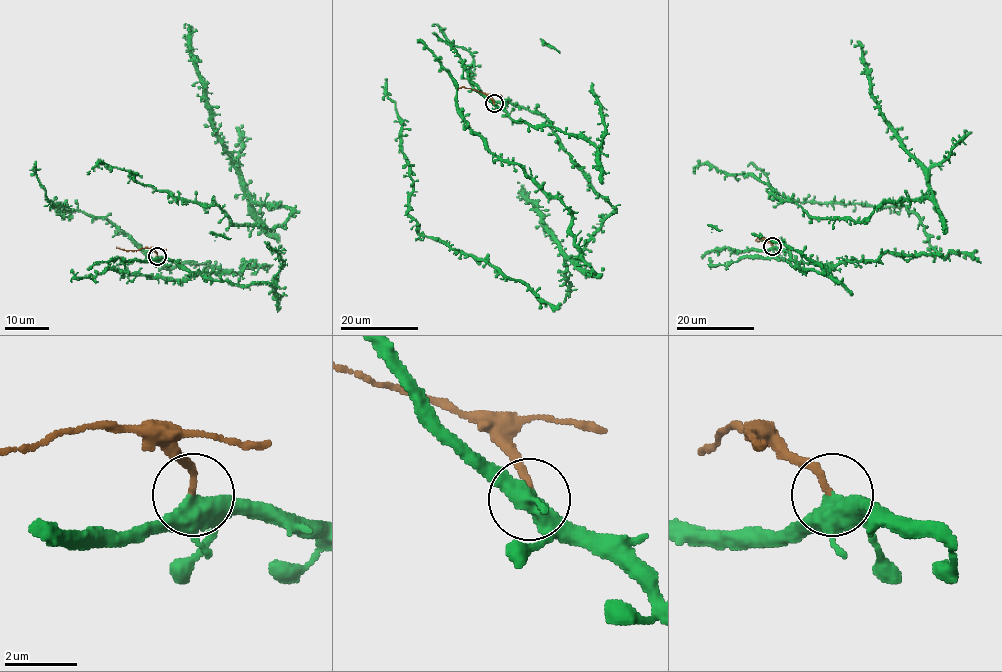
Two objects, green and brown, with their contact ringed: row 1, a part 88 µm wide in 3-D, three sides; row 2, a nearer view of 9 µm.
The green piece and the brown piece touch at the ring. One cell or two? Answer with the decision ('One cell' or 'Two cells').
Two cells

